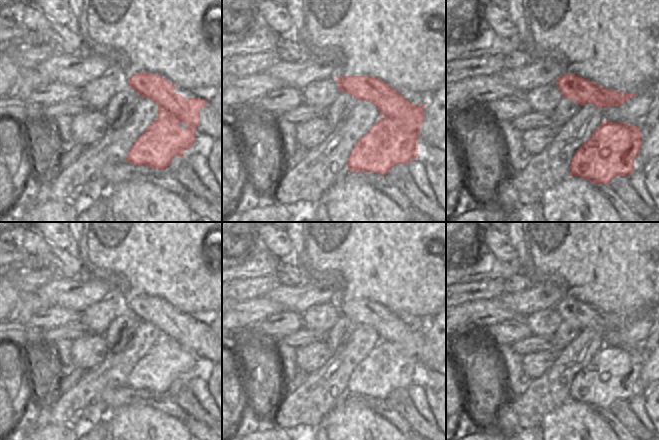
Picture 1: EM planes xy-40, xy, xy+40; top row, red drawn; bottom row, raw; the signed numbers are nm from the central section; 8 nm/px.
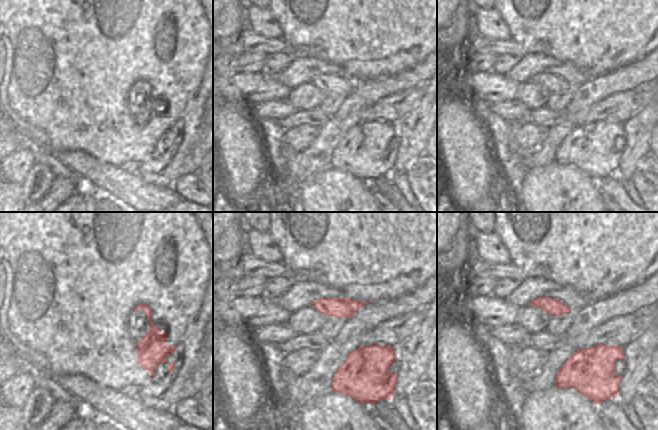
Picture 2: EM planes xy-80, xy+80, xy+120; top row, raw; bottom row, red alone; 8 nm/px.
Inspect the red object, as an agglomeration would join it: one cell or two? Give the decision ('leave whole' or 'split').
split

